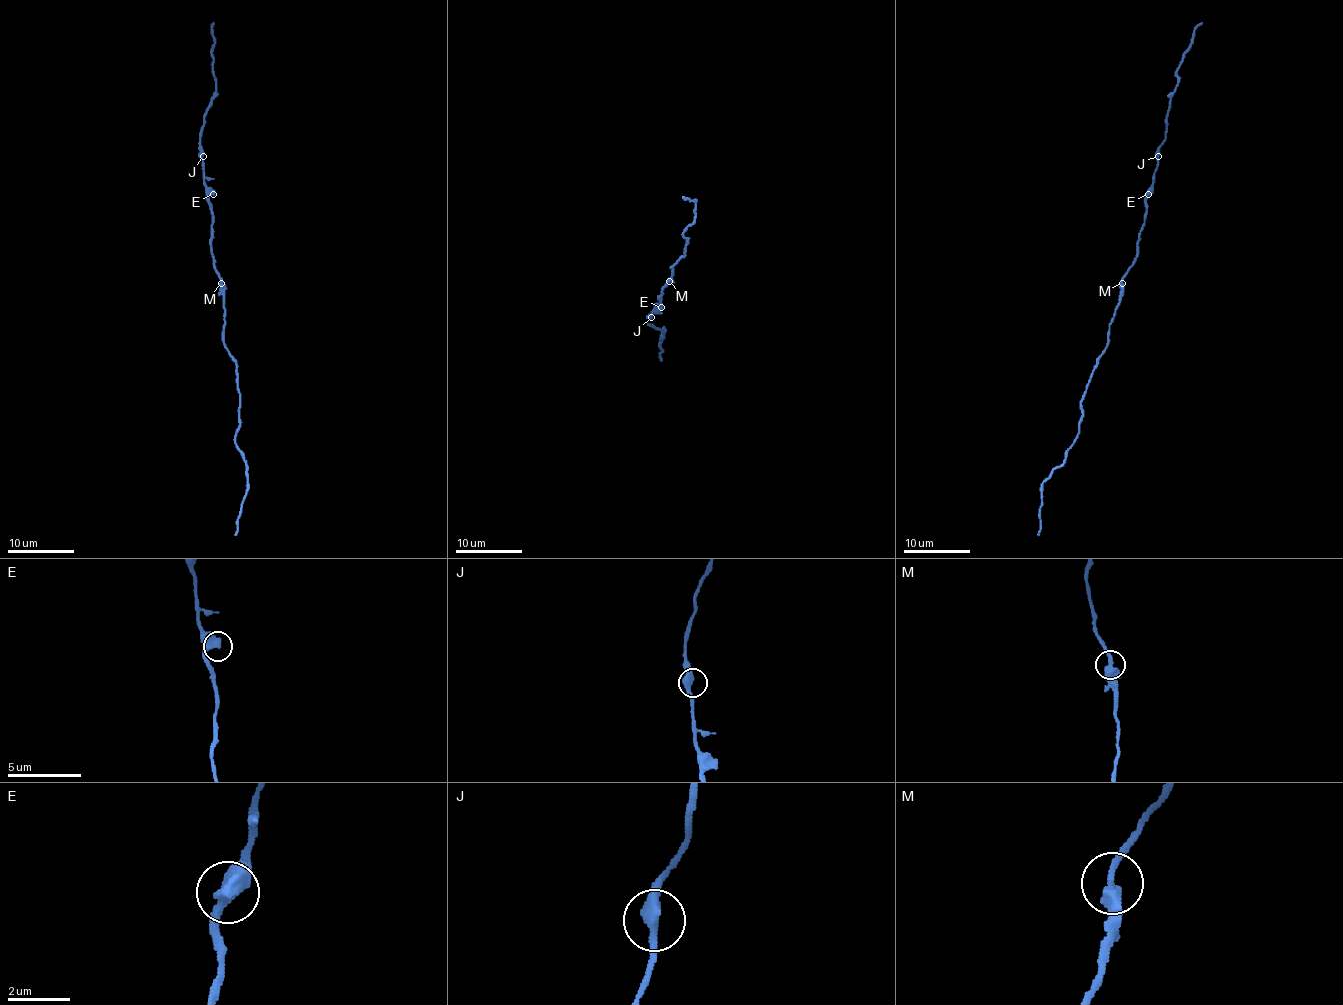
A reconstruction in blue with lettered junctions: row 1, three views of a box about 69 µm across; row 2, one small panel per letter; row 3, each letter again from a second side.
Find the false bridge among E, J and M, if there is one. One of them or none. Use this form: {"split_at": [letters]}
{"split_at": []}

